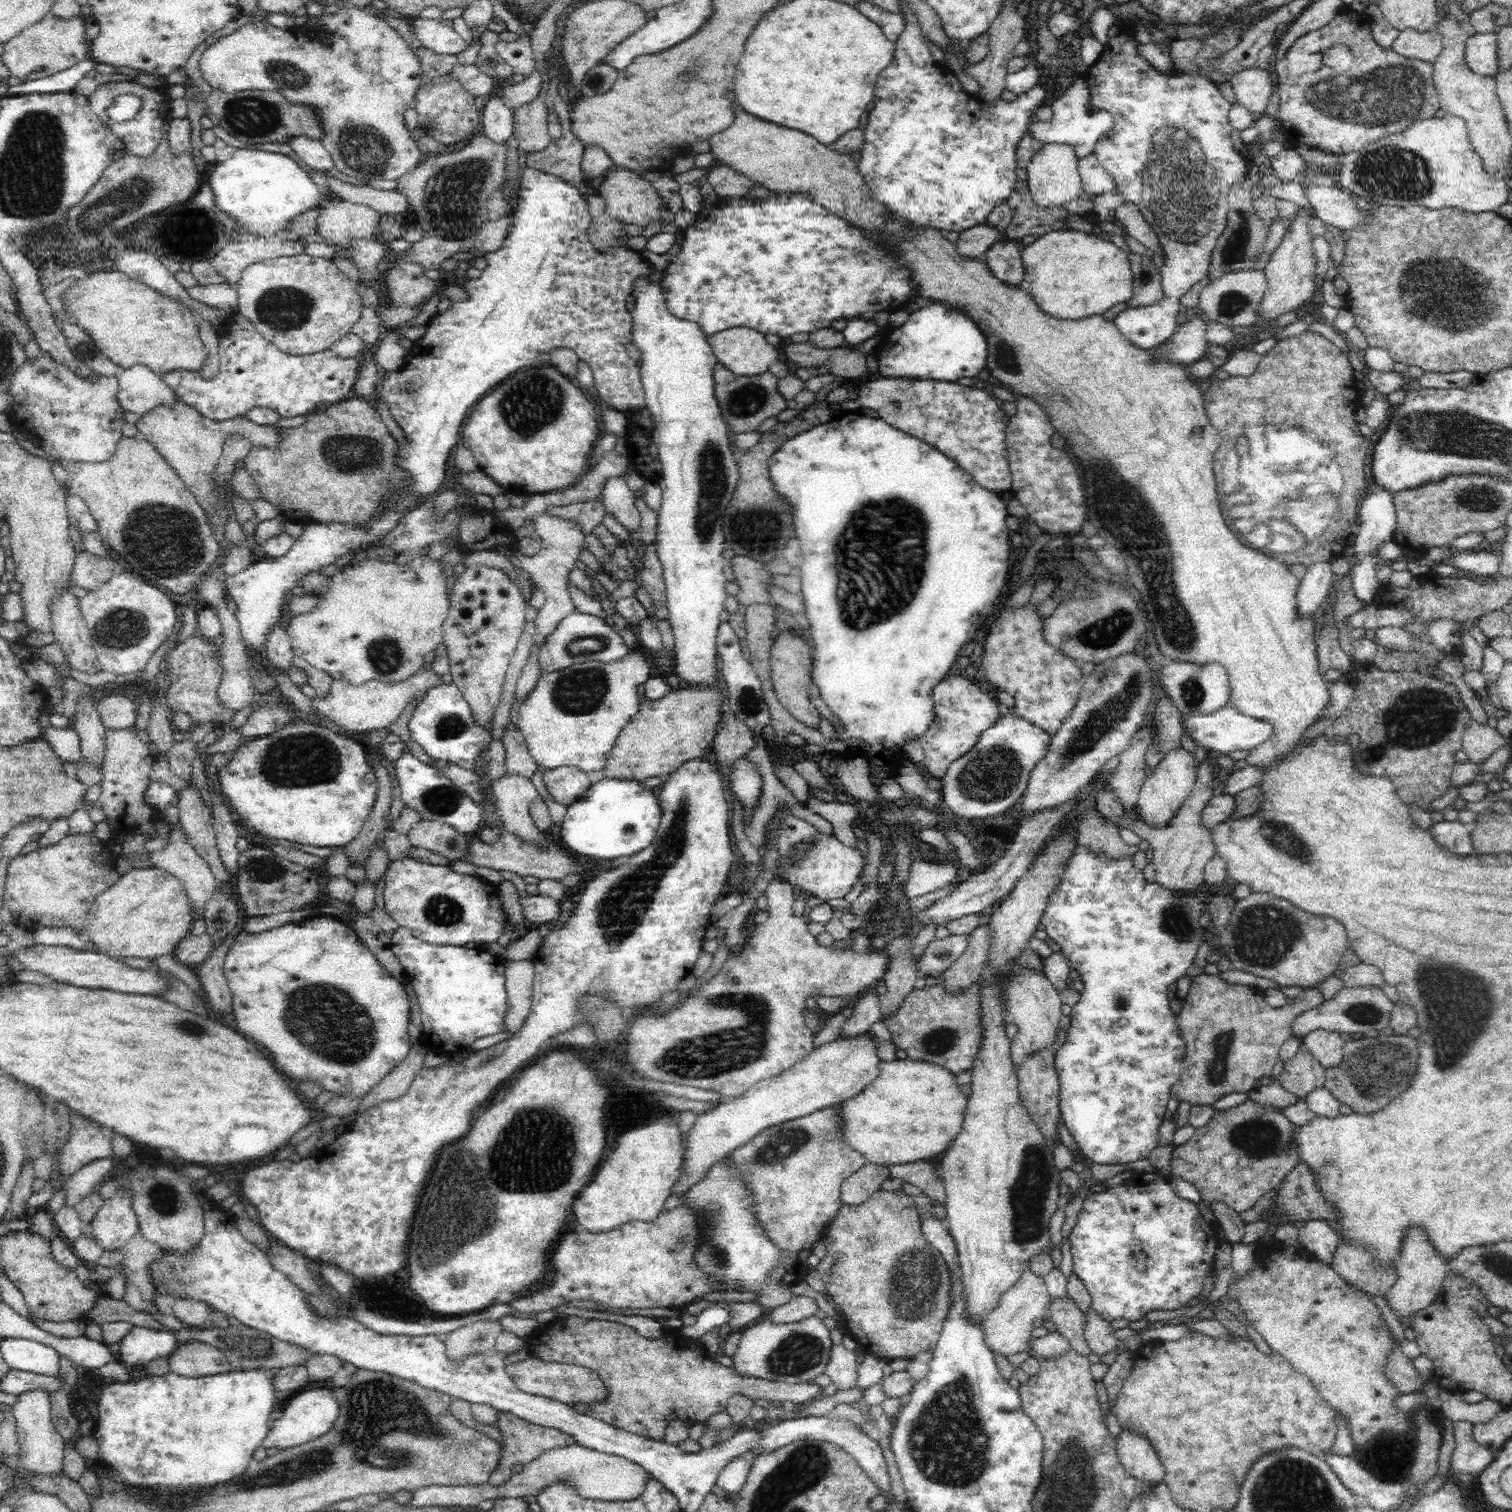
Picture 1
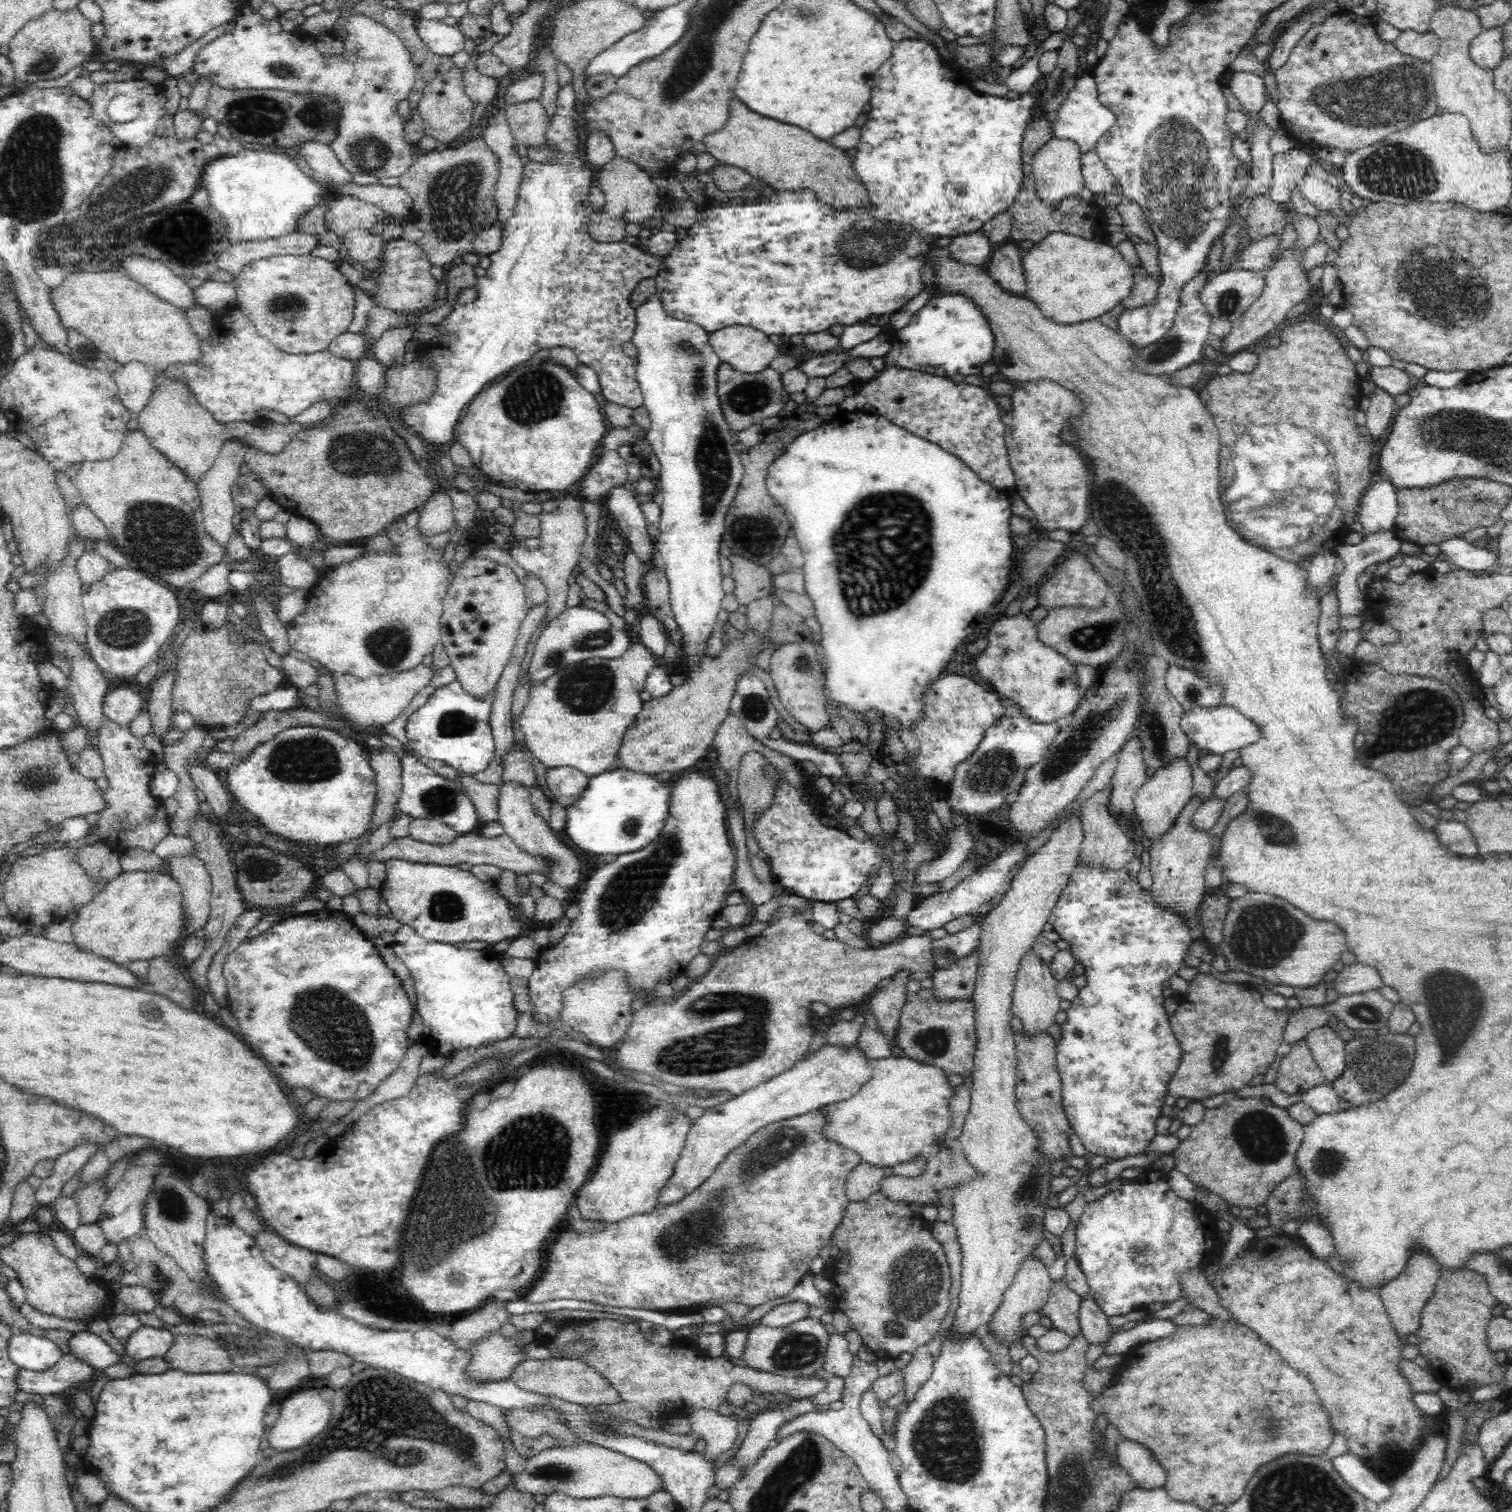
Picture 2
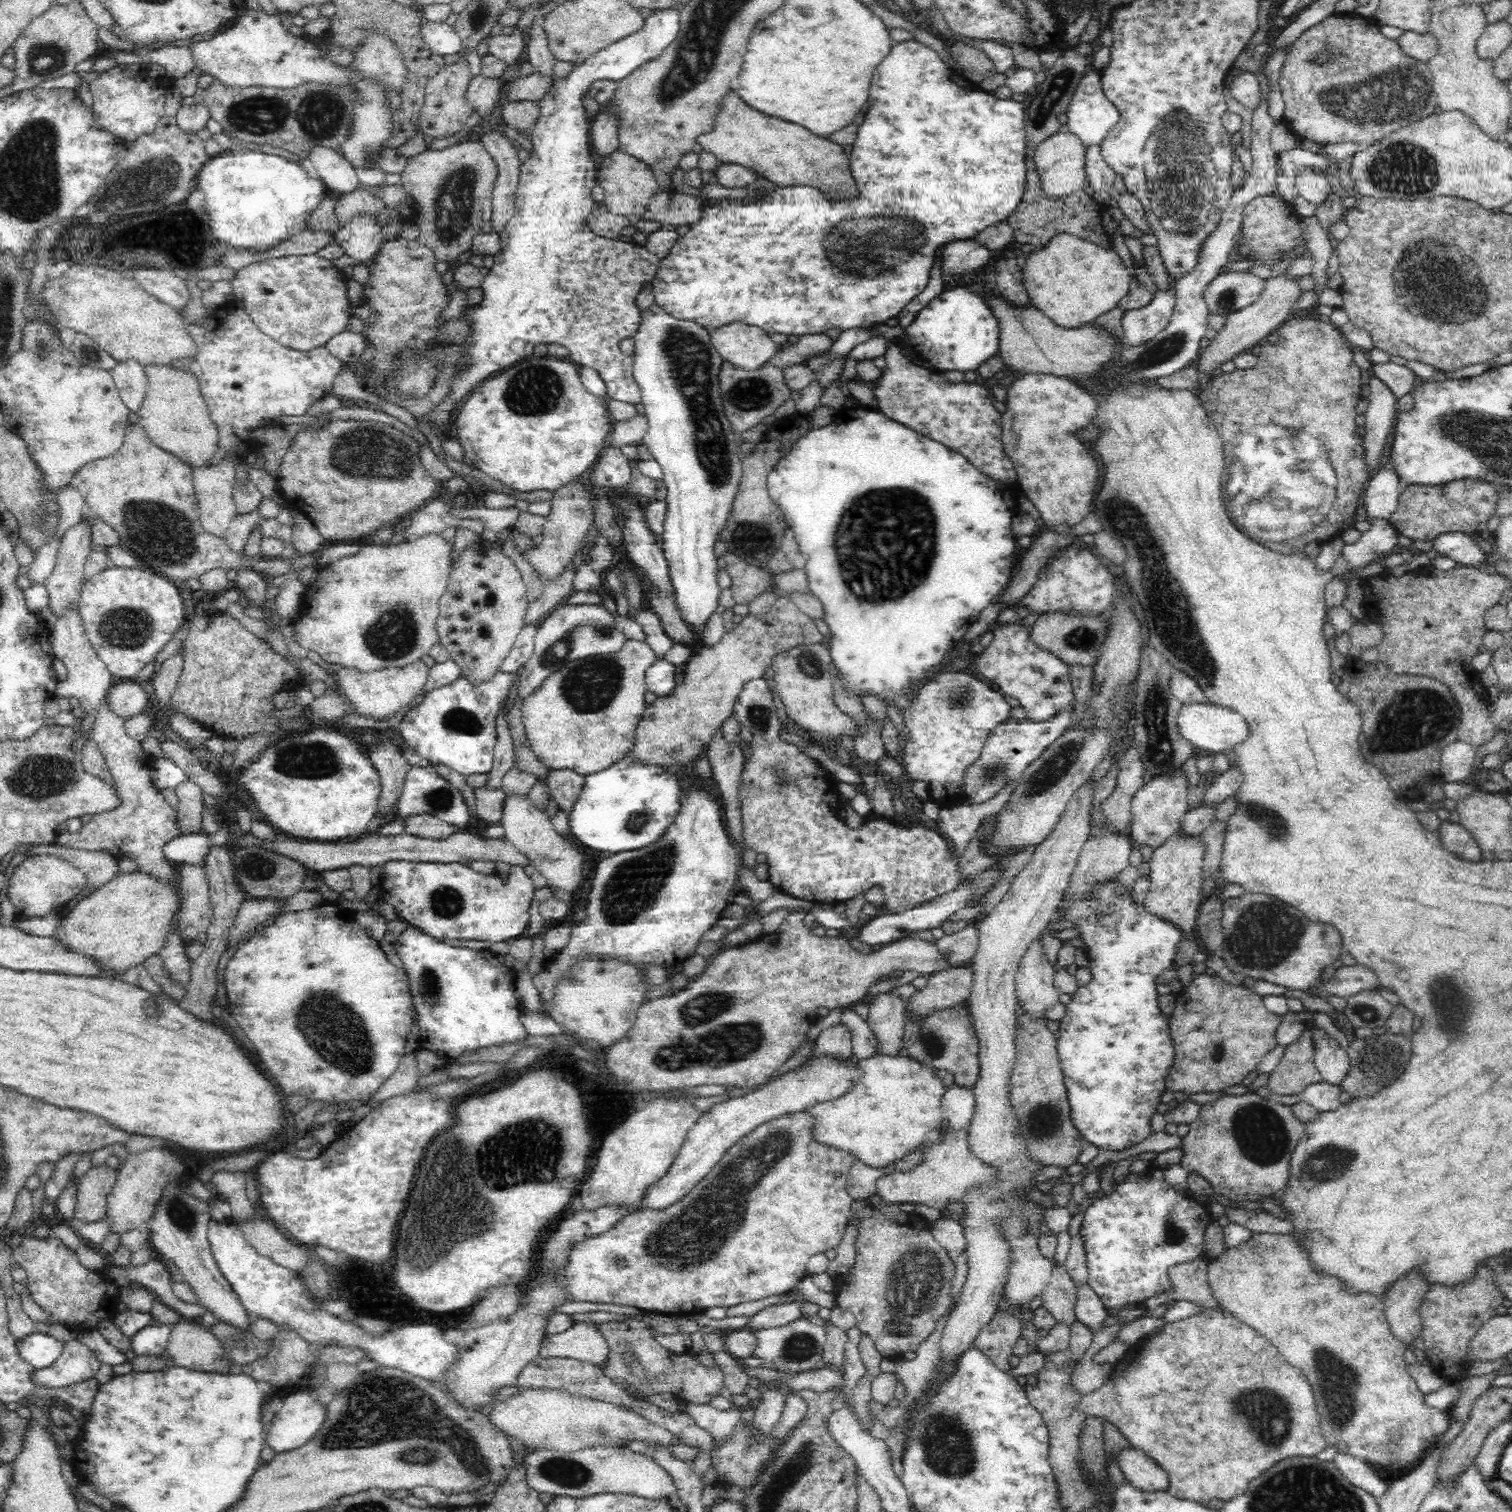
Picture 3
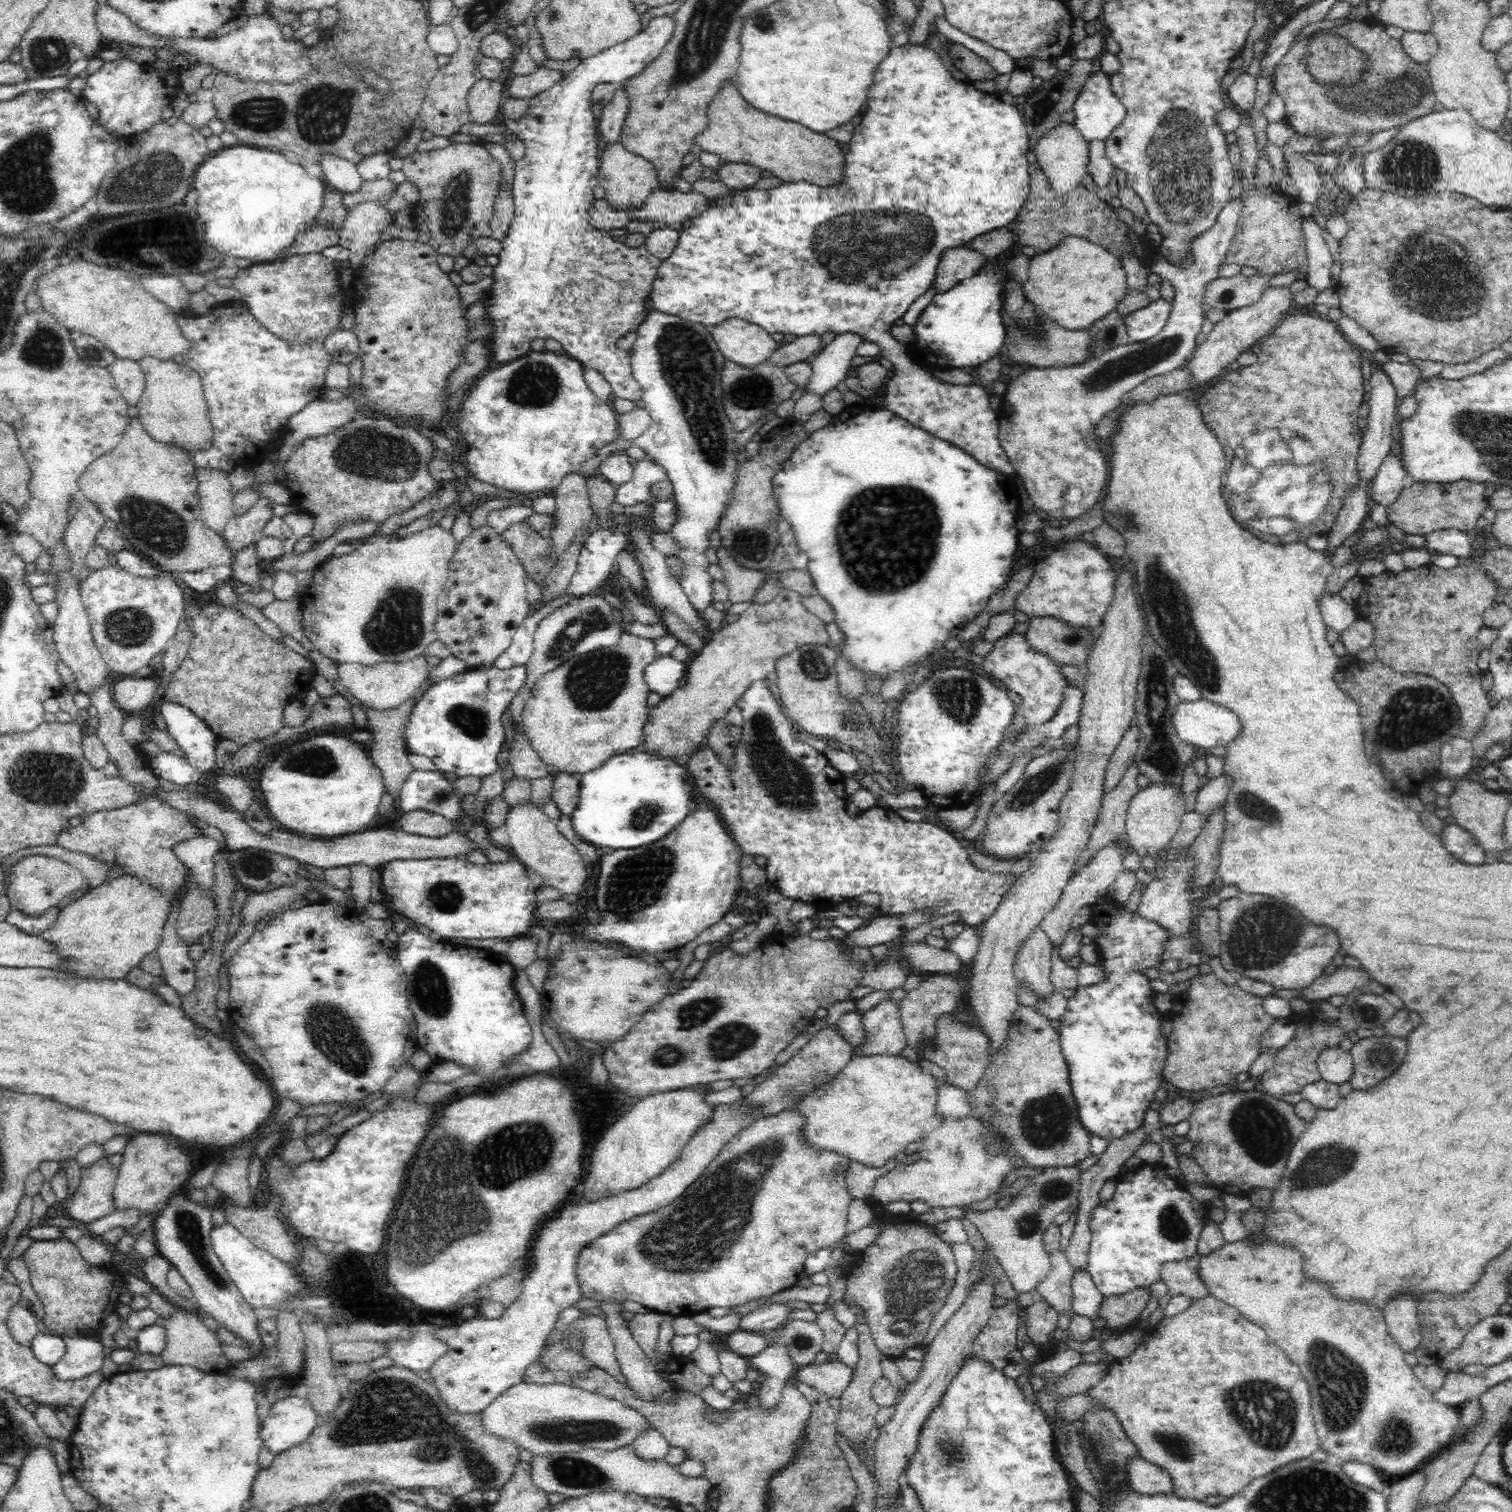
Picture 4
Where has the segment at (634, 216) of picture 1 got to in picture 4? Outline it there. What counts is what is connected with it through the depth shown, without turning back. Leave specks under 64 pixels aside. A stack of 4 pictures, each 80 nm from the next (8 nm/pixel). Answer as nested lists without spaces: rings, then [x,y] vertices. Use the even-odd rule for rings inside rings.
[[[622,142],[610,143],[599,155],[598,182],[605,190],[605,200],[614,211],[632,212],[640,208],[656,190],[659,182],[653,164],[640,155],[632,154]]]

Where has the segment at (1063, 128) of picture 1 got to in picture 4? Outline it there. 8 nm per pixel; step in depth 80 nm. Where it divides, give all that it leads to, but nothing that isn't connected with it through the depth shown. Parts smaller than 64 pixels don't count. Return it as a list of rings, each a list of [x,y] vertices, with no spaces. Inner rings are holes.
[[[1092,72],[1080,88],[1072,106],[1074,131],[1086,141],[1104,141],[1126,116],[1122,103],[1112,95],[1108,74]]]

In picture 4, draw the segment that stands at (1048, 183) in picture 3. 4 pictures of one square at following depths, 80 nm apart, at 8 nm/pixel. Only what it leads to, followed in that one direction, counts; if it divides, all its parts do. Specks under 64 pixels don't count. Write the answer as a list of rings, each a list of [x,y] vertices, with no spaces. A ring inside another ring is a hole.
[[[1062,123],[1054,127],[1053,131],[1048,131],[1040,138],[1034,150],[1038,165],[1044,171],[1050,189],[1059,194],[1072,192],[1076,187],[1082,186],[1084,176],[1087,174],[1089,142],[1074,129],[1072,123]]]

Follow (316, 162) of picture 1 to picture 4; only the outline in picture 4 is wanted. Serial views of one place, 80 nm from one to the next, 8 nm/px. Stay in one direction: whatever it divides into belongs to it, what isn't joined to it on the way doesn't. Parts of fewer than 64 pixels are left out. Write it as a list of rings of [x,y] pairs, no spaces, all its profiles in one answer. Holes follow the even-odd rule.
[[[320,154],[321,180],[328,182],[329,186],[339,193],[354,193],[360,190],[362,177],[356,169],[356,165],[349,160],[335,156],[334,154]]]

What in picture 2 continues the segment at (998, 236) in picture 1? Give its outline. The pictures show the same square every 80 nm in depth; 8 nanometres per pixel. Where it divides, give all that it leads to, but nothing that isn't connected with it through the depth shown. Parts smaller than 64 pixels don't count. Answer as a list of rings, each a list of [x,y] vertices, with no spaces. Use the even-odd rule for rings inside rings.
[[[981,229],[957,237],[948,247],[952,259],[966,265],[976,266],[982,266],[986,258],[991,256],[992,250],[994,250],[994,246]]]

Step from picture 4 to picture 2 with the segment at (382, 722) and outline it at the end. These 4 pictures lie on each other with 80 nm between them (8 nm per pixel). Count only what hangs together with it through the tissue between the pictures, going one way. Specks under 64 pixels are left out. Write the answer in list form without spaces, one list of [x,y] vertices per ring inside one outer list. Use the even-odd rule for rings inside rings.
[[[384,749],[382,752],[372,750],[370,754],[371,768],[375,773],[376,802],[371,812],[370,824],[364,834],[371,836],[376,829],[386,824],[400,796],[401,765],[398,755],[392,749]]]

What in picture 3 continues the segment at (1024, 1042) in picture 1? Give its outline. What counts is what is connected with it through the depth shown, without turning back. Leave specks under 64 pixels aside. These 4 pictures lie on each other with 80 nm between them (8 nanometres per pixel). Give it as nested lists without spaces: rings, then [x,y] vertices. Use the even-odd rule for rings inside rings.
[[[1035,939],[1021,958],[1016,979],[1016,1004],[1035,1019],[1048,1020],[1046,1012],[1059,1002],[1054,967],[1048,963],[1040,940]]]

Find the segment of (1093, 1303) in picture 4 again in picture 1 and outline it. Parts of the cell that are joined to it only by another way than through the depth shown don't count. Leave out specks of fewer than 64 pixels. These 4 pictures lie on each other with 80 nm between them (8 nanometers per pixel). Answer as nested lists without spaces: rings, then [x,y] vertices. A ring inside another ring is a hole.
[[[1090,1309],[1086,1313],[1086,1340],[1093,1354],[1103,1357],[1112,1351],[1119,1352],[1119,1341],[1114,1337],[1110,1323],[1103,1320],[1094,1309]]]

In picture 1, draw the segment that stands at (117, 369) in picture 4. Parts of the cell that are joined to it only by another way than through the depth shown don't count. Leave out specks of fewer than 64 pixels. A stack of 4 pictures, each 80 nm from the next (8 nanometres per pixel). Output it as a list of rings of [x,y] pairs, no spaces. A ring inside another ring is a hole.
[[[144,364],[120,370],[116,376],[119,382],[117,399],[120,406],[136,418],[145,415],[157,404],[177,402],[175,392],[163,377],[152,372]]]

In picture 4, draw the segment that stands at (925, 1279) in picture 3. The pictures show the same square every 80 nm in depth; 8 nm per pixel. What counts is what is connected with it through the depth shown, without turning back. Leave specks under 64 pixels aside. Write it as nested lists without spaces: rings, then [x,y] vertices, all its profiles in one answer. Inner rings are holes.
[[[875,1201],[869,1205],[873,1208],[874,1219],[868,1226],[879,1228],[879,1234],[864,1251],[857,1252],[854,1265],[845,1273],[846,1291],[840,1302],[848,1308],[860,1309],[875,1345],[883,1355],[900,1356],[911,1348],[920,1347],[921,1340],[927,1337],[935,1316],[944,1306],[954,1285],[956,1262],[950,1247],[940,1241],[936,1234],[931,1233],[928,1226],[908,1224],[906,1232],[906,1224],[898,1222],[885,1205]]]

